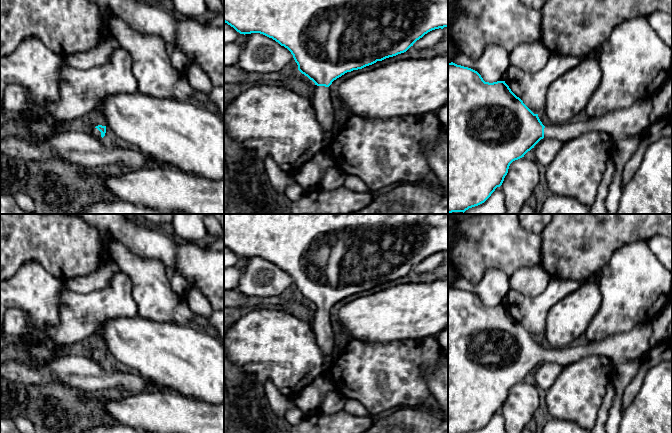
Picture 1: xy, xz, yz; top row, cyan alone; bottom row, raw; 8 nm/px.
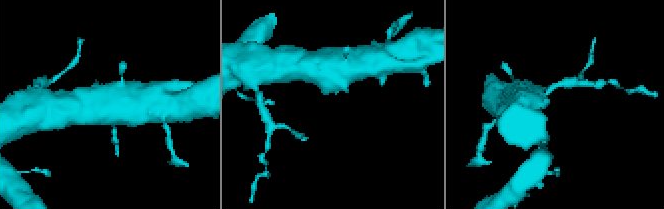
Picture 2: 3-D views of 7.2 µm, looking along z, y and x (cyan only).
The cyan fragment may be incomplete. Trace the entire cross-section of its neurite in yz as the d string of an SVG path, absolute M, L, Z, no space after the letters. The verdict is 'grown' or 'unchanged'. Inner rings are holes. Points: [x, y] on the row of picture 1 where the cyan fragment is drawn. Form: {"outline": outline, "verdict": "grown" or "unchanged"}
{"outline": "M453 62L448 63L448 213L464 213L469 208L484 203L502 185L510 164L524 157L544 137L564 143L585 132L598 130L608 133L614 142L636 138L649 129L651 112L651 99L644 99L602 117L581 116L573 121L545 127L538 114L534 114L505 81L485 82L477 71Z", "verdict": "grown"}

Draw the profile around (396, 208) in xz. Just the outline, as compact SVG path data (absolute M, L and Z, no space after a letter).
M398 202L390 205L387 209L387 214L400 214L403 211L404 206Z

